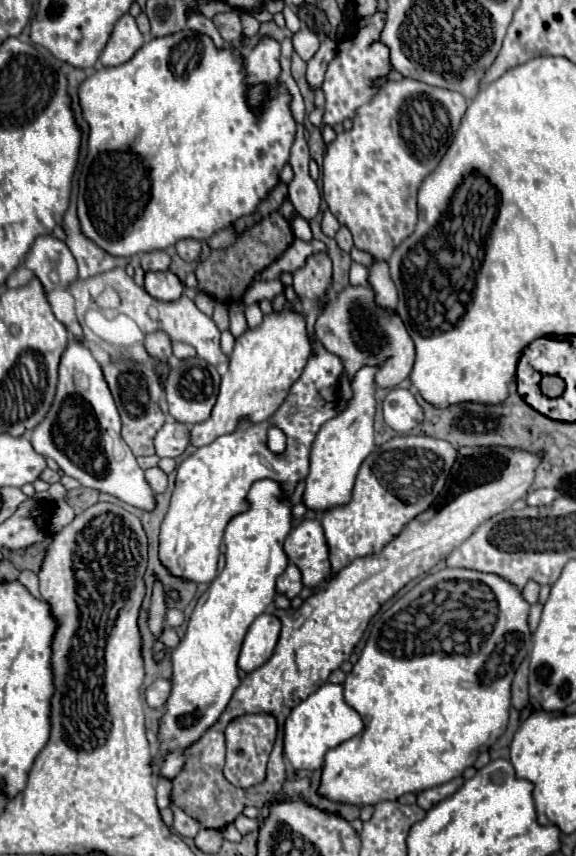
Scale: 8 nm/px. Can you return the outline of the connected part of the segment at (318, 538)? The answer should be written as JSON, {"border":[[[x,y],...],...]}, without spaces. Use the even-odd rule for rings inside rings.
{"border":[[[302,519],[284,543],[290,563],[302,571],[302,583],[310,589],[320,587],[330,577],[328,543],[318,519]]]}

